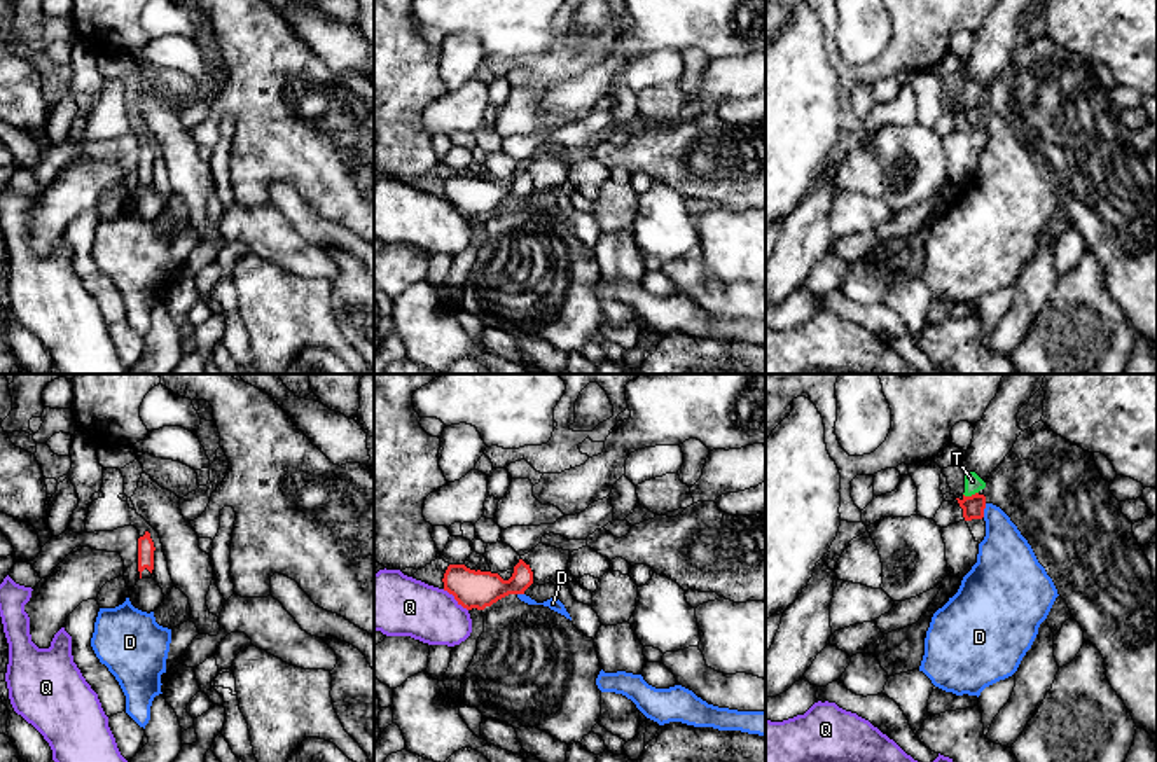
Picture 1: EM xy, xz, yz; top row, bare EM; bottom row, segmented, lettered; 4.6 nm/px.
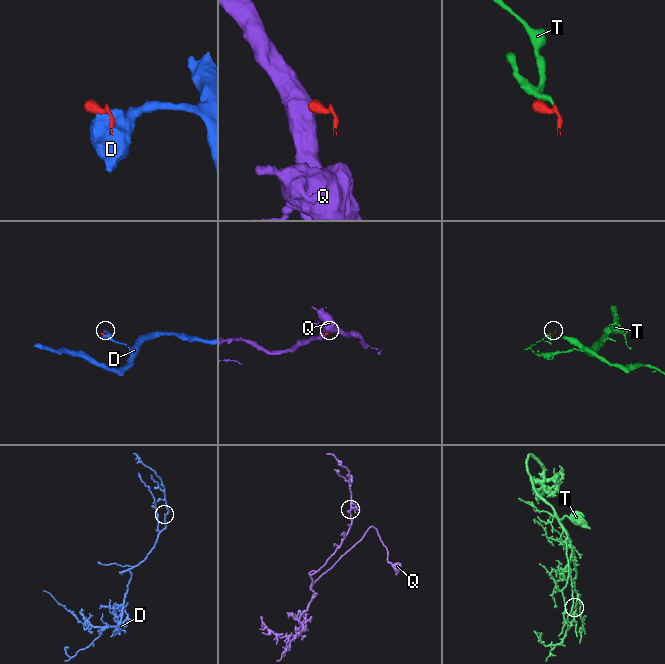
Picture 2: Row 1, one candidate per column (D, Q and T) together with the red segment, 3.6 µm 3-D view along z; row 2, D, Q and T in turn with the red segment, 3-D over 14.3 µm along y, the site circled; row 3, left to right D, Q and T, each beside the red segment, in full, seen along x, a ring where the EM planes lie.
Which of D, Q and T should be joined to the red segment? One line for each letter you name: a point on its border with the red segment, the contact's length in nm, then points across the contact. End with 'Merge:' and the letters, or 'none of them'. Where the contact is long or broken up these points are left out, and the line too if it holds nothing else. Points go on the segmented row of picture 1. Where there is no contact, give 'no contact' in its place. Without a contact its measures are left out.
T: meets red in yz at (972, 495); contact 70 nm long
Merge: T

